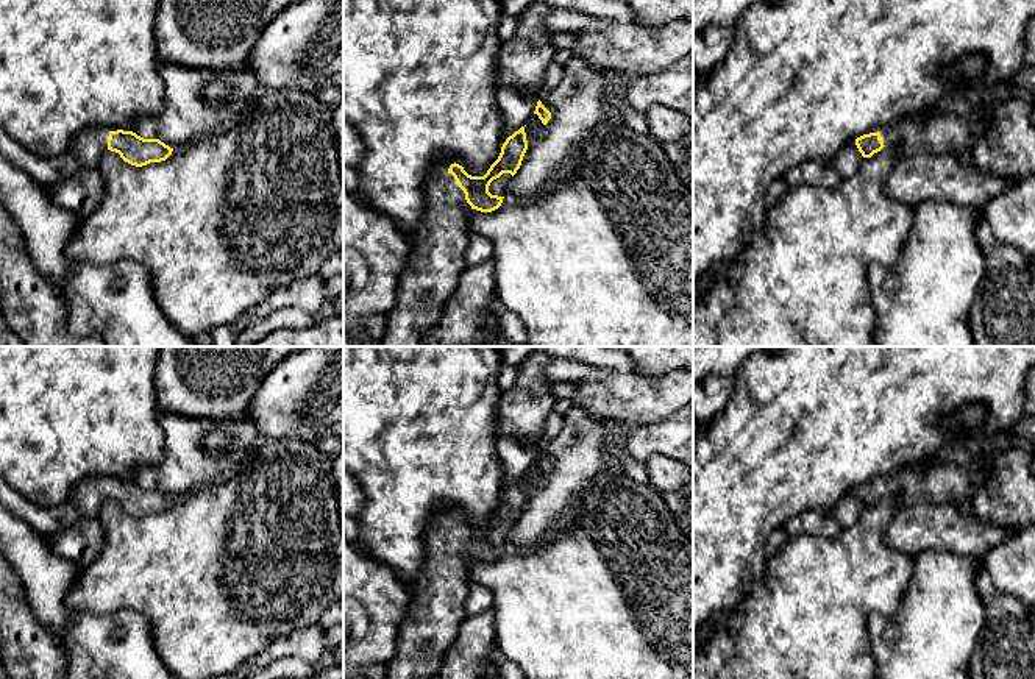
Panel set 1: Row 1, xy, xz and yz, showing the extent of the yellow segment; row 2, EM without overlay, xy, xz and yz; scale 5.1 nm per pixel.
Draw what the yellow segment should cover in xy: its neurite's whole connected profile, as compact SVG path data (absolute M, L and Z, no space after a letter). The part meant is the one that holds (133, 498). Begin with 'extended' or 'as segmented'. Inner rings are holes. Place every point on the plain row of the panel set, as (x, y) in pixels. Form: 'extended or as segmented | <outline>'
extended | M103 476L80 481L70 495L72 504L86 518L97 518L106 499L119 503L125 512L136 517L165 510L173 501L159 489L144 489L133 481L109 481Z

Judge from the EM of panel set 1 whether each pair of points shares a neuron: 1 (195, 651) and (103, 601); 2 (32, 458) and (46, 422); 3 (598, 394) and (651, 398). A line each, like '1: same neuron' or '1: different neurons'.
1: same neuron
2: same neuron
3: same neuron

